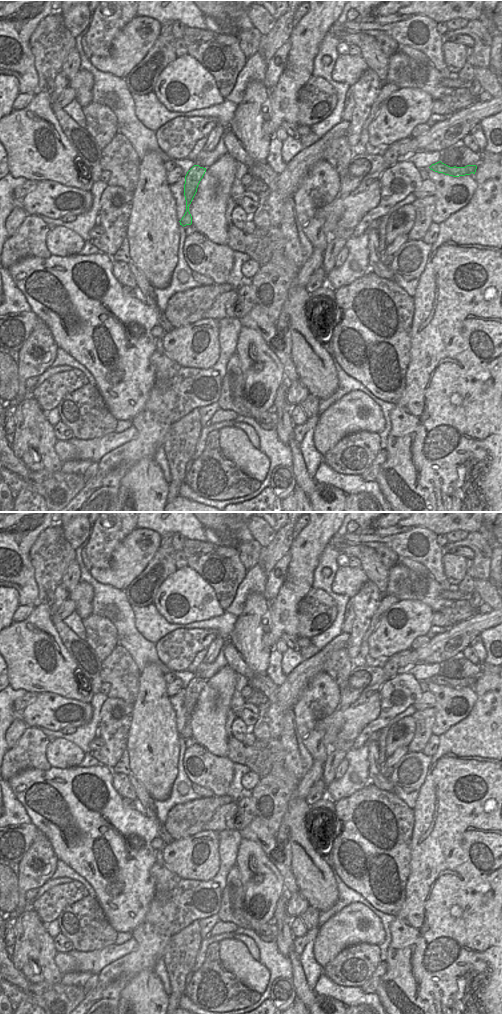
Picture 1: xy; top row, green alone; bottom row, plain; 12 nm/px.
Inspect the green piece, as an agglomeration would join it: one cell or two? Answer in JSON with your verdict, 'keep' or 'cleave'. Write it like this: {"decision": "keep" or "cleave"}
{"decision": "cleave"}

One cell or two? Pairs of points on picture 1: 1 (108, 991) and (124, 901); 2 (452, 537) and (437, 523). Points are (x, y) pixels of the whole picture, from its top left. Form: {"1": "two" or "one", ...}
{"1": "two", "2": "two"}

